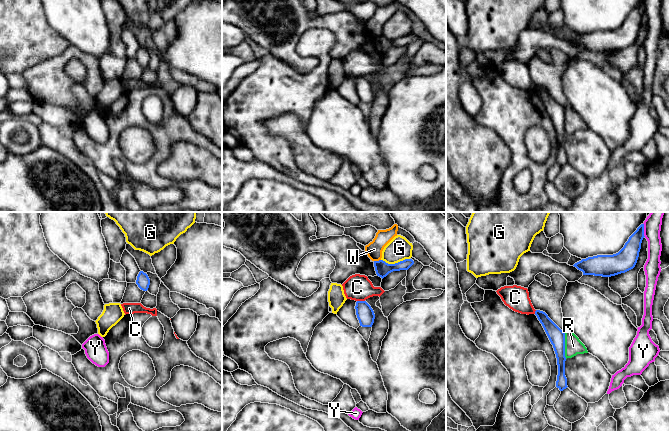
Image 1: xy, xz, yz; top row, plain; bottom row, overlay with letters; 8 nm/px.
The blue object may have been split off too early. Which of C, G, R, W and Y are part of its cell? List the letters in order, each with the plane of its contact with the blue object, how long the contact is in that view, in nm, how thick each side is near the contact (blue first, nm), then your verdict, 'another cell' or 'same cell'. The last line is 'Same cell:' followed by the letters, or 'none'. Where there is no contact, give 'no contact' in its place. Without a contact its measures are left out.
C: meets blue in xz; contact 60 nm long; 140 nm thick on the blue side, 220 nm on the other; another cell
G: meets blue in xz; contact 240 nm long; 120 nm thick on the blue side, 190 nm on the other; another cell
R: meets blue in yz; contact 220 nm long; 130 nm thick on the blue side, 140 nm on the other; another cell
W: meets blue in xz; contact 60 nm long; 120 nm thick on the blue side, 130 nm on the other; another cell
Y: meets blue in yz; contact 110 nm long; 160 nm thick on the blue side, 130 nm on the other; another cell
Same cell: none

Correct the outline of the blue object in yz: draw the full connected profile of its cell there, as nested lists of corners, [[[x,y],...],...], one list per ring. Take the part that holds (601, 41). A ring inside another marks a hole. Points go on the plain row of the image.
[[[641,0],[618,29],[588,33],[573,42],[583,51],[611,53],[625,49],[635,43],[644,13],[644,0]]]

